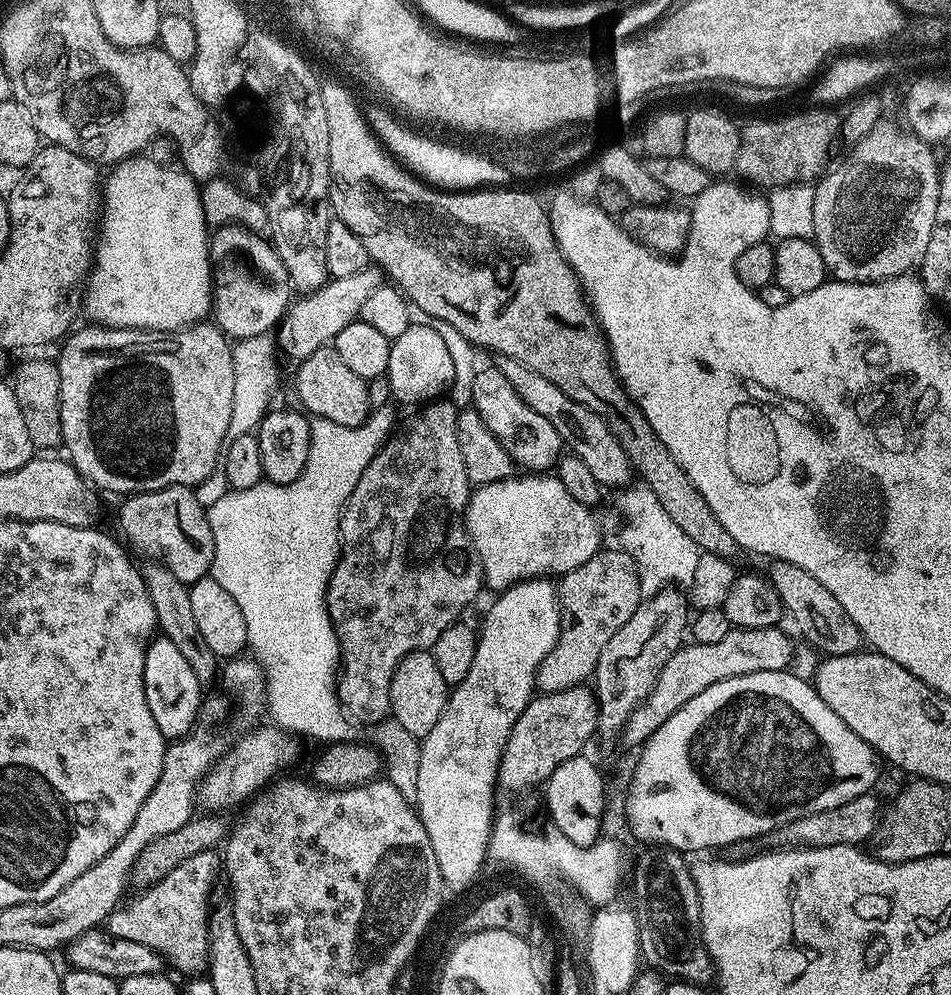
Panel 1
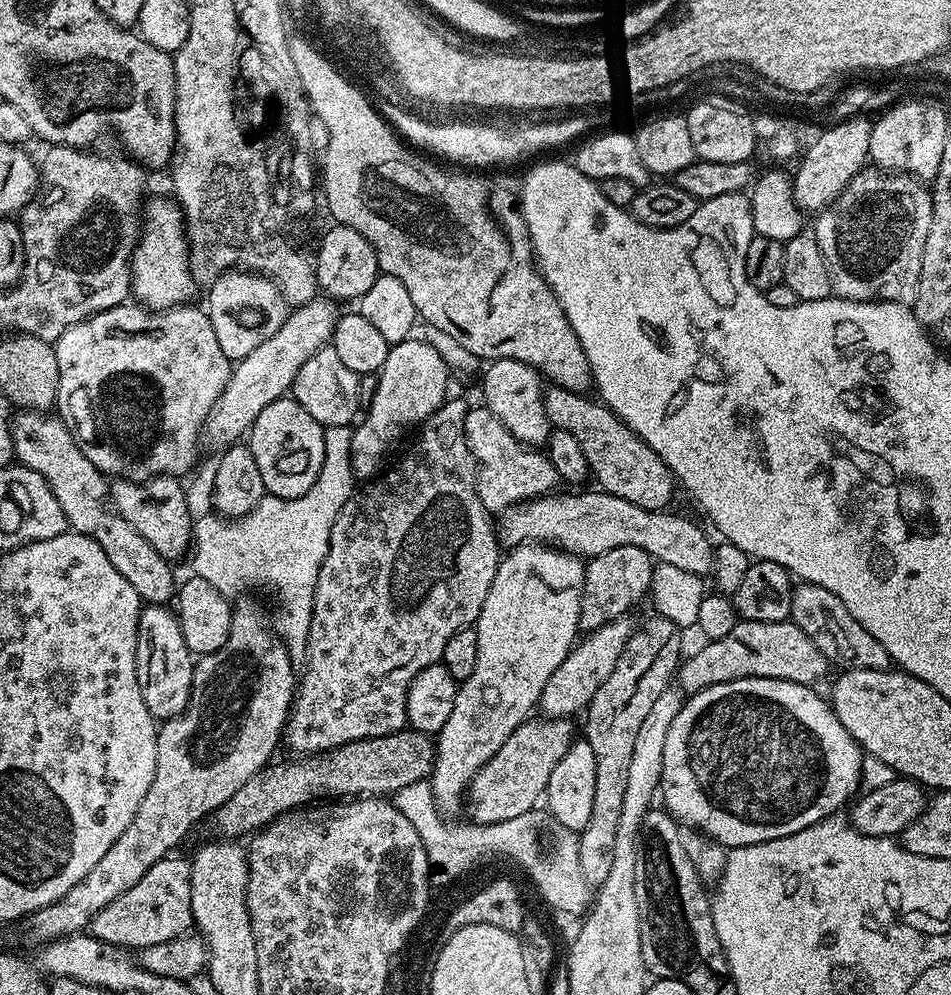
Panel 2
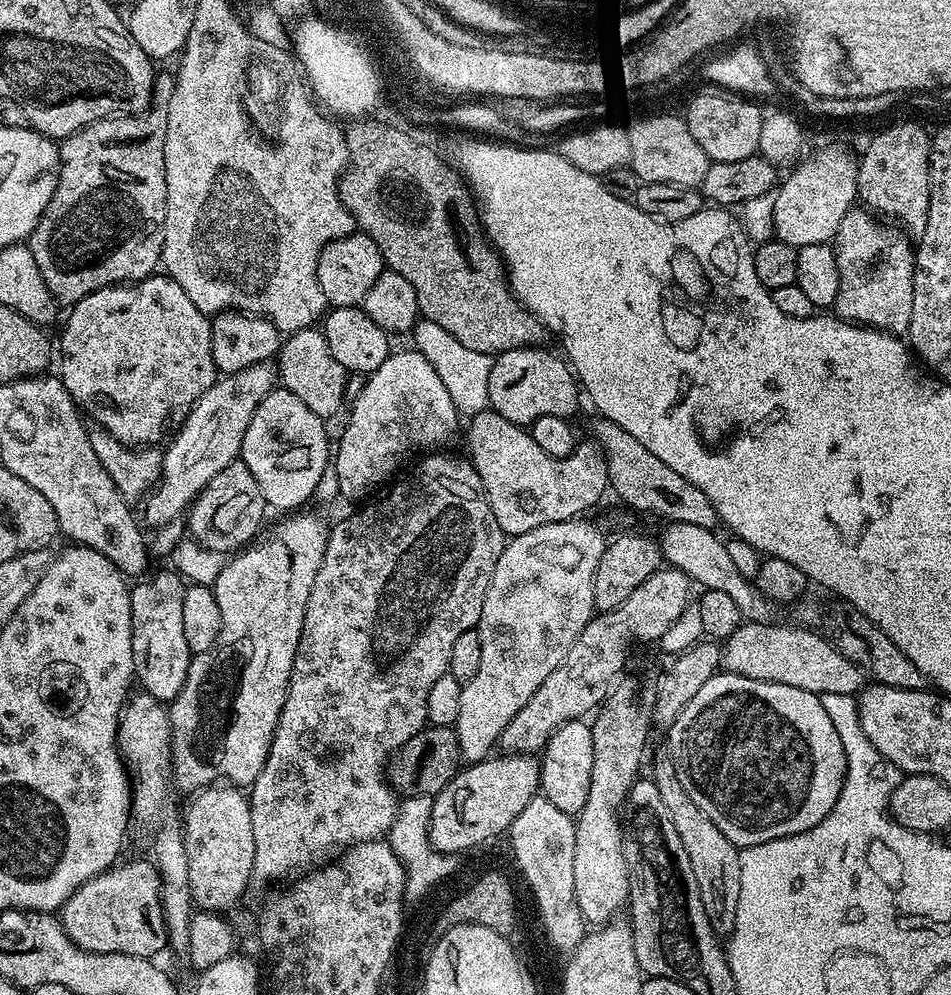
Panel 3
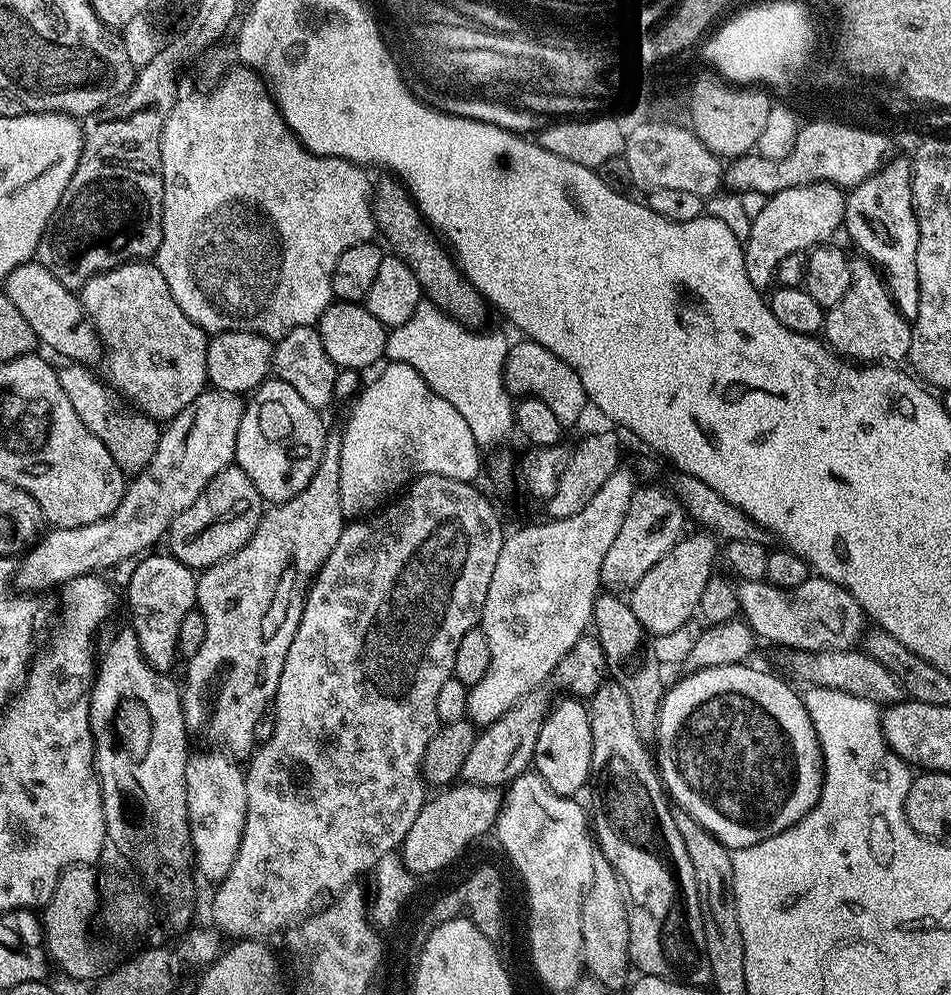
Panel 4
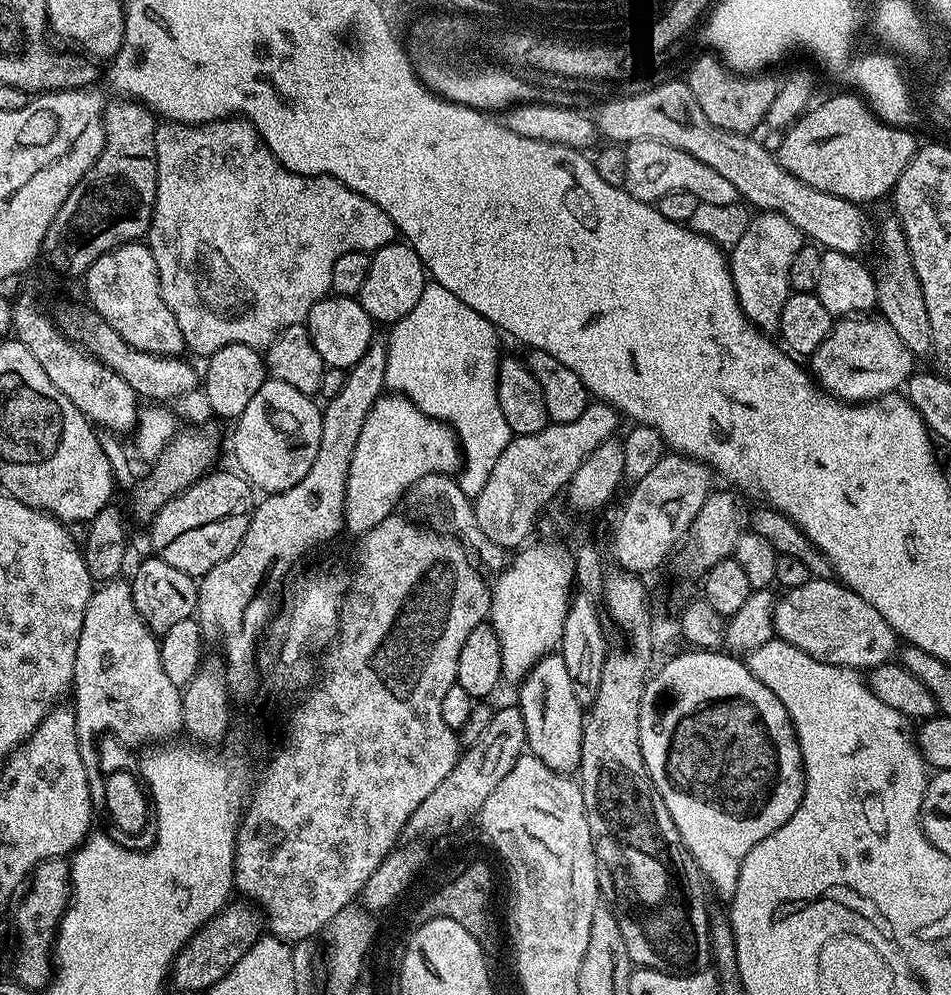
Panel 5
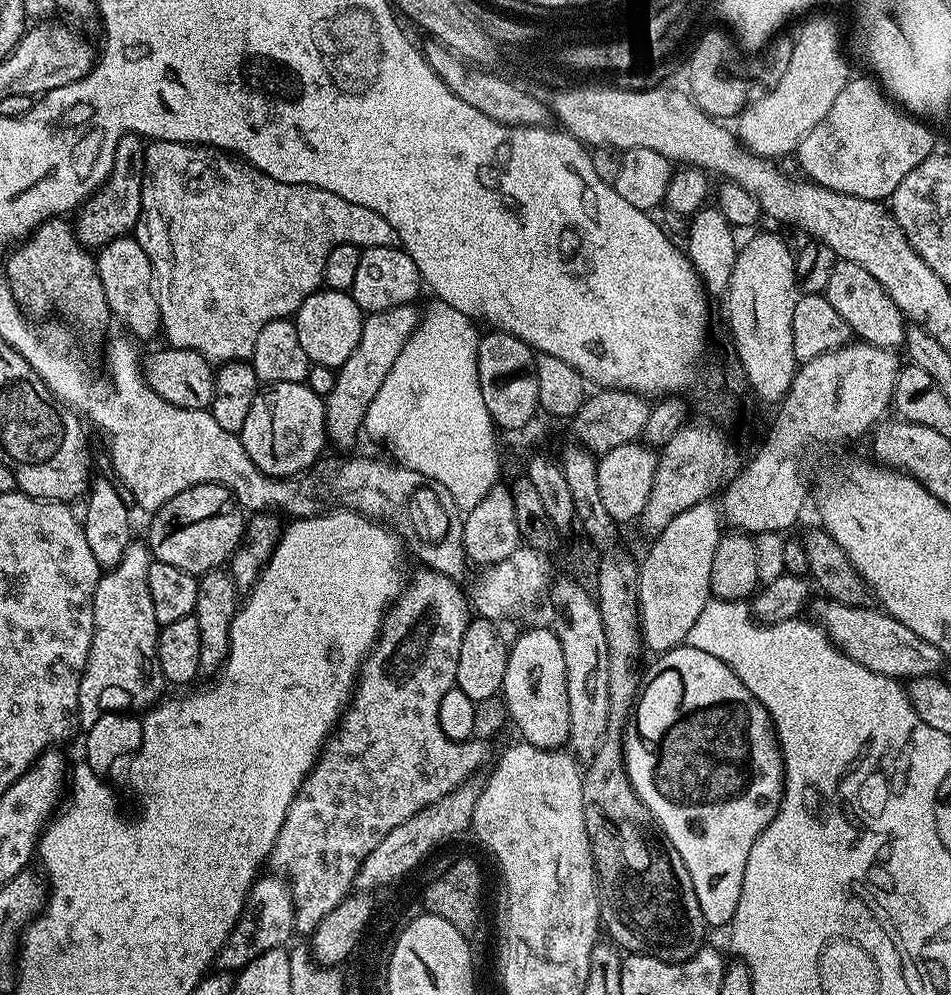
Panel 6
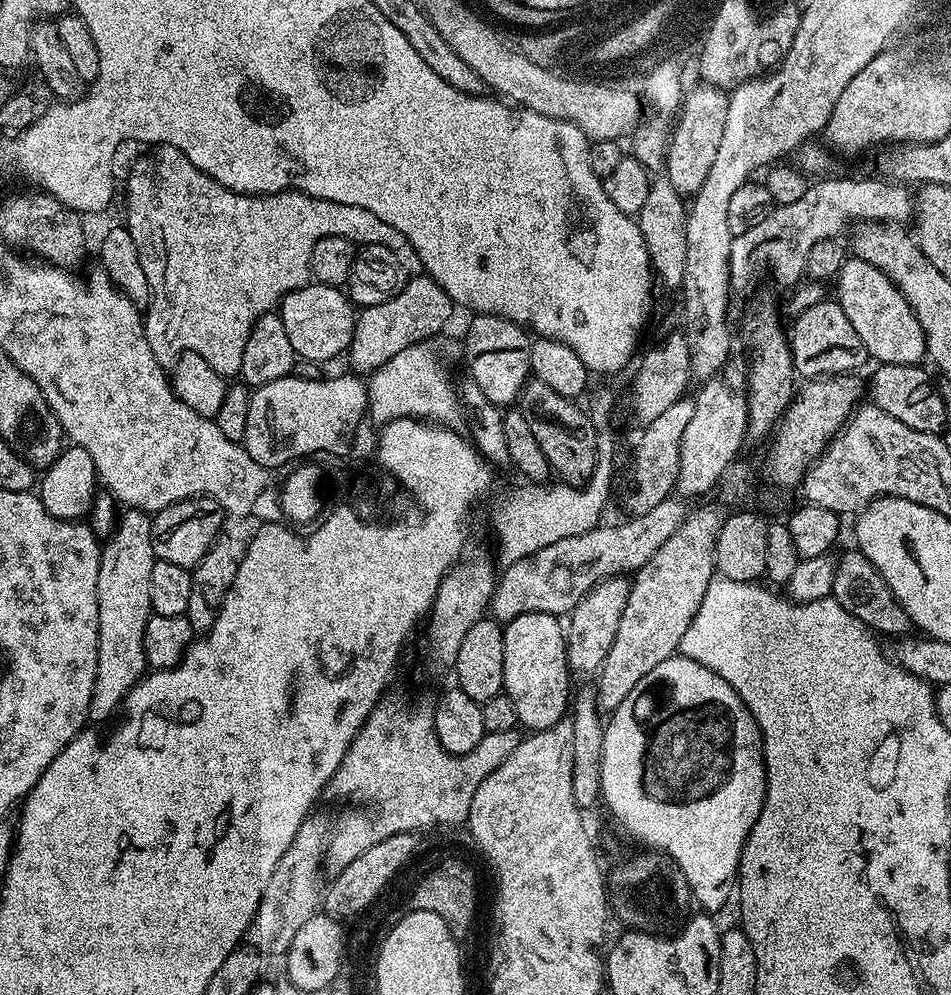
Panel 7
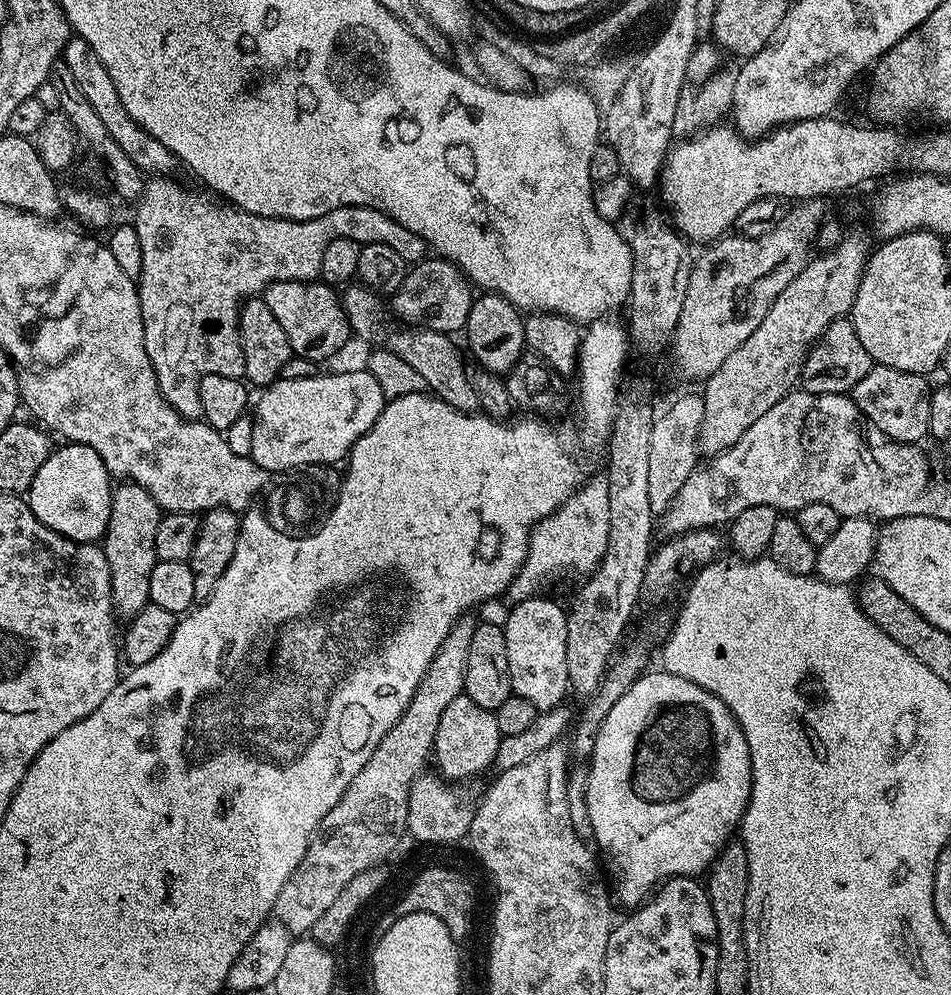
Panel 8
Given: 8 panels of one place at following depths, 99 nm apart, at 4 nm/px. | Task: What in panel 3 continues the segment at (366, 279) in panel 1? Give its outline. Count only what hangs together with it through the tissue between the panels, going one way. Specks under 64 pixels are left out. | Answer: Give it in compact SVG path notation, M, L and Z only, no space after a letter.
M271 363L255 364L246 370L221 375L206 394L196 399L184 423L175 429L172 445L163 449L164 465L156 487L143 497L145 525L160 528L170 523L191 505L214 474L234 463L240 454L242 438L246 438L246 426L250 426L250 418L254 418L254 410L258 410L262 398L277 384L278 372Z

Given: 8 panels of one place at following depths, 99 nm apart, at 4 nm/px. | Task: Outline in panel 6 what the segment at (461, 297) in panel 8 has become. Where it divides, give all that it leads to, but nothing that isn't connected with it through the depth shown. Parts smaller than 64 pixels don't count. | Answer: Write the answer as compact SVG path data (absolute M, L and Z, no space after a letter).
M412 304L394 306L390 310L369 312L365 315L362 326L362 338L358 338L358 346L354 346L354 354L346 358L346 362L337 371L334 390L324 400L326 414L326 430L329 441L340 448L352 448L356 444L356 435L361 435L366 418L366 410L370 402L374 402L374 394L382 387L386 374L390 374L390 366L402 354L402 346L414 334L420 325L421 313L415 312Z

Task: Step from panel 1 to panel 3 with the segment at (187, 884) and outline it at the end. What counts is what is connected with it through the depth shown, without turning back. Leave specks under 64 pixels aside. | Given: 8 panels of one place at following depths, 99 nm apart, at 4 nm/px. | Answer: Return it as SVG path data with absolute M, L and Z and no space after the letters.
M147 858L132 860L129 864L117 863L78 886L64 903L59 918L68 937L87 952L156 958L168 944L160 900L160 875Z

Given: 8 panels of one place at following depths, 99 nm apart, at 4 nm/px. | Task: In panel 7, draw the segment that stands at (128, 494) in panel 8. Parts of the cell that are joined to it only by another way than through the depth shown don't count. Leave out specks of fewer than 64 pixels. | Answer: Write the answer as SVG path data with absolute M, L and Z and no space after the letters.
M128 508L120 516L112 537L103 541L98 566L98 674L94 682L94 694L88 711L89 721L104 720L112 711L121 707L129 690L146 672L144 659L144 635L146 622L153 615L150 602L150 574L156 565L154 542L152 541L152 516L138 508Z

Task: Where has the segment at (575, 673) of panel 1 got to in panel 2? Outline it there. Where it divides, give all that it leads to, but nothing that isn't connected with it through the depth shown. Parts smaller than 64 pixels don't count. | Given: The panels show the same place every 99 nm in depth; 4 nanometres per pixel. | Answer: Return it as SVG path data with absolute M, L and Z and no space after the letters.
M618 546L618 550L606 550L606 554L591 557L584 569L584 590L580 593L581 629L590 633L619 616L628 616L631 608L649 595L653 567L652 557L638 546Z

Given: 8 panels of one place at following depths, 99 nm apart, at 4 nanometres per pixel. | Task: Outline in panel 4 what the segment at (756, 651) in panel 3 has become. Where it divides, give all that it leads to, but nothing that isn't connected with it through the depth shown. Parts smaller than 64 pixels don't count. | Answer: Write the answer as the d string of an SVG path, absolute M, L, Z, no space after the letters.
M845 650L843 652L797 652L789 651L784 660L788 667L787 675L793 681L801 680L804 686L813 688L833 688L846 694L854 694L854 698L866 698L866 702L874 702L881 706L898 704L905 699L906 693L901 677L895 676L882 662L870 658L862 650Z

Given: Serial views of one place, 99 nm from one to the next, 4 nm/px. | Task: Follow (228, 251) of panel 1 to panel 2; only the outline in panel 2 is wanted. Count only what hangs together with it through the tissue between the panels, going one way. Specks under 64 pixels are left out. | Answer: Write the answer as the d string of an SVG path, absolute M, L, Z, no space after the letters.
M221 272L207 292L206 311L210 326L214 326L222 354L226 354L226 358L233 362L246 358L246 354L250 354L257 346L262 346L266 338L271 338L278 331L278 326L286 322L290 311L290 305L280 293L278 285L259 272Z

